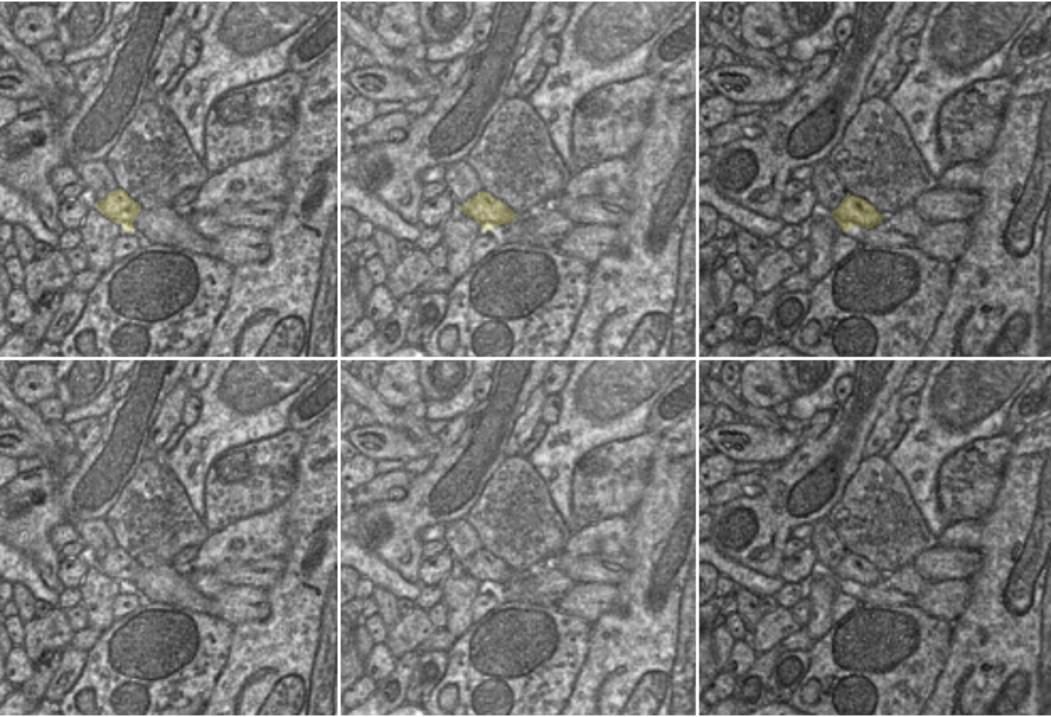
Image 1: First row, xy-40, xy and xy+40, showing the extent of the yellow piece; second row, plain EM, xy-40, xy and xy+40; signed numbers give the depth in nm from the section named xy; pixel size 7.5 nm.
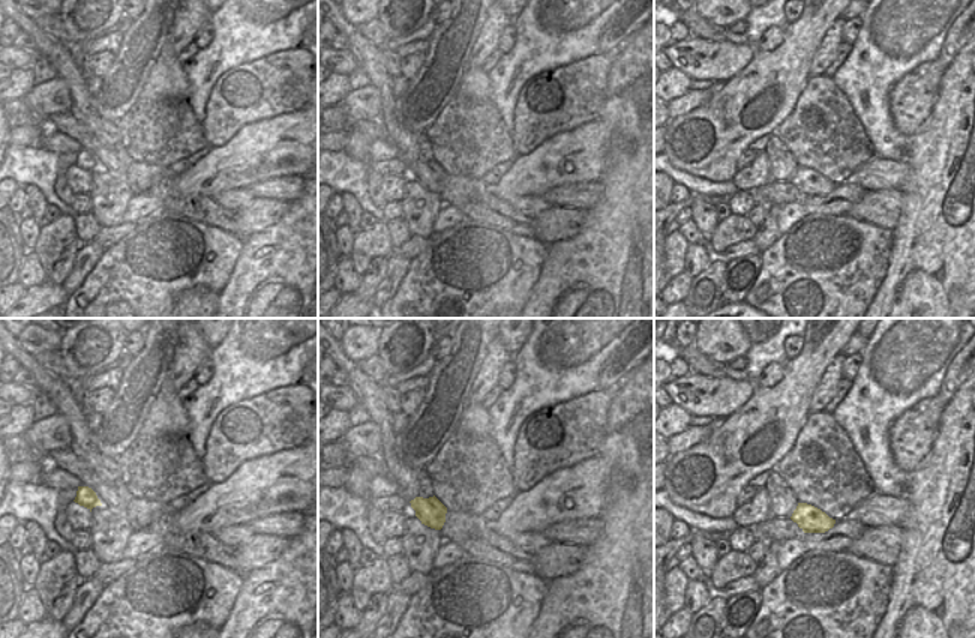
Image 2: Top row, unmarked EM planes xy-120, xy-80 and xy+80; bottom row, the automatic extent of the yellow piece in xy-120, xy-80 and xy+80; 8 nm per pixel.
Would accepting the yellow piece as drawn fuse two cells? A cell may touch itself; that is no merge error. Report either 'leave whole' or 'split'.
split

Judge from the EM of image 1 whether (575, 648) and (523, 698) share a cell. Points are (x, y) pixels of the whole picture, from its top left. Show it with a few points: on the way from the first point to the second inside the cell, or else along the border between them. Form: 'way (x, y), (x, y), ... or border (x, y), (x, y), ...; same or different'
way (562, 658), (535, 685); same

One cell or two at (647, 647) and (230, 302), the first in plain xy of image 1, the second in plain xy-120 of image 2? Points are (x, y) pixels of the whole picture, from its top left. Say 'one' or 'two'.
one

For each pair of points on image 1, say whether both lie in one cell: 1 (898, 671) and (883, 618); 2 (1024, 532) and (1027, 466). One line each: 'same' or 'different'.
1: same
2: same

